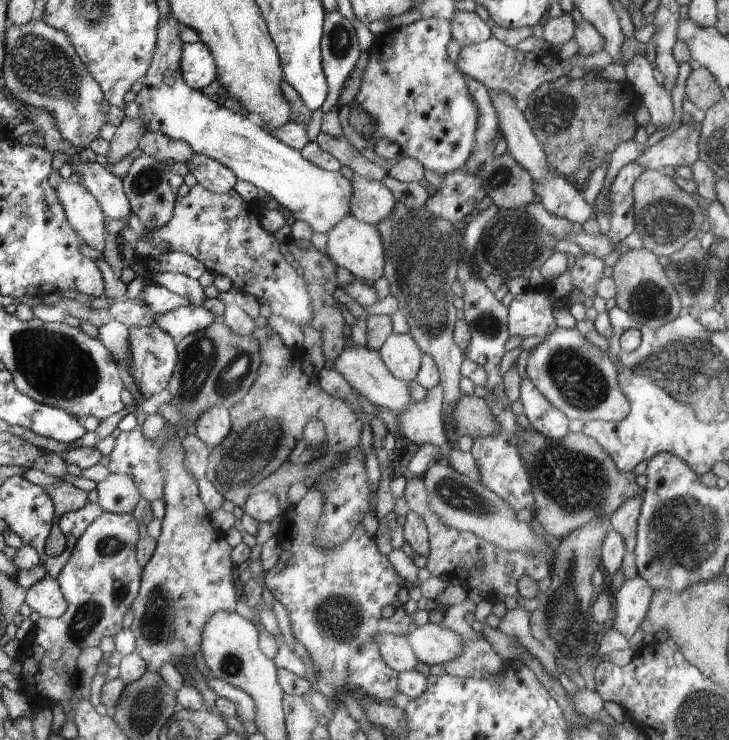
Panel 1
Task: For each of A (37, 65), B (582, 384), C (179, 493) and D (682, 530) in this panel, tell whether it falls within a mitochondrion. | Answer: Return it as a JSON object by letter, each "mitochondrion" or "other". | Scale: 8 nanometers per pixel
{"A":"mitochondrion","B":"mitochondrion","C":"other","D":"mitochondrion"}

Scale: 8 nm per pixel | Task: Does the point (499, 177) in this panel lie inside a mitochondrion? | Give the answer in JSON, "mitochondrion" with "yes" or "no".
{"mitochondrion":"yes"}

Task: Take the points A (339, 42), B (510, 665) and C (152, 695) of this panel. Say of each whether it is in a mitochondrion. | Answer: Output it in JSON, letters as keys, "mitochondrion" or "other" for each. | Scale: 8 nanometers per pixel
{"A":"mitochondrion","B":"other","C":"mitochondrion"}

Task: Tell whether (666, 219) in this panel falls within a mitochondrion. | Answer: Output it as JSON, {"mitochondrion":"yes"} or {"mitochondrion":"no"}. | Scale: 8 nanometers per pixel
{"mitochondrion":"yes"}

